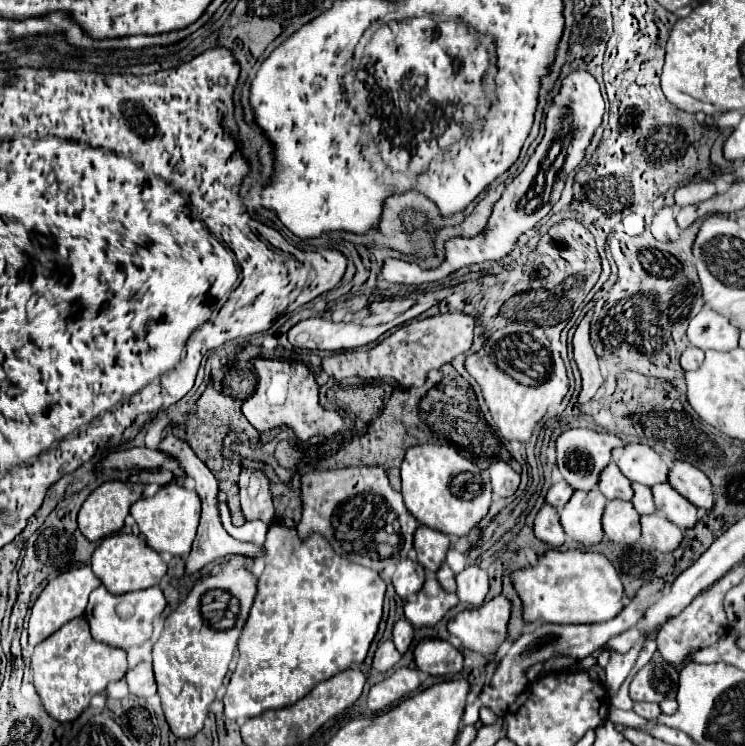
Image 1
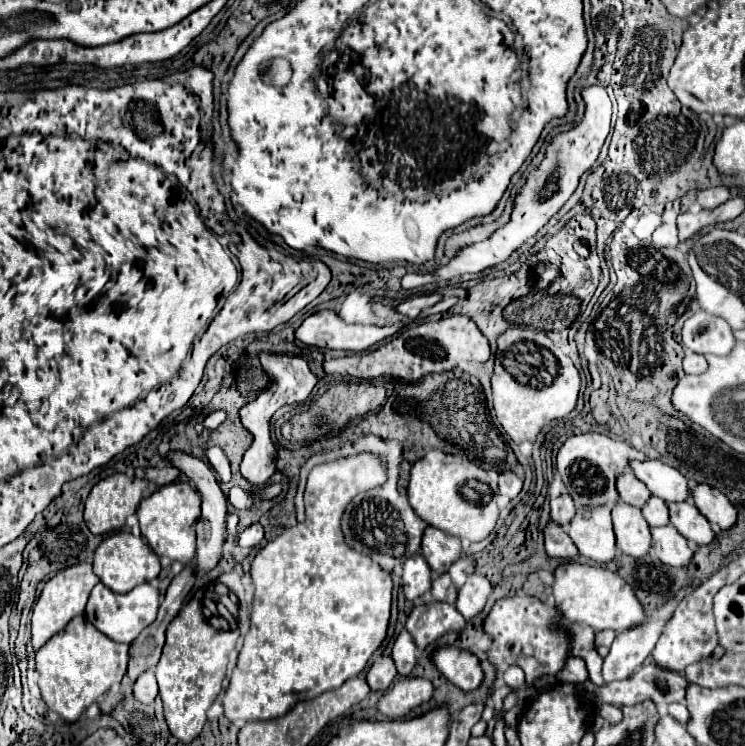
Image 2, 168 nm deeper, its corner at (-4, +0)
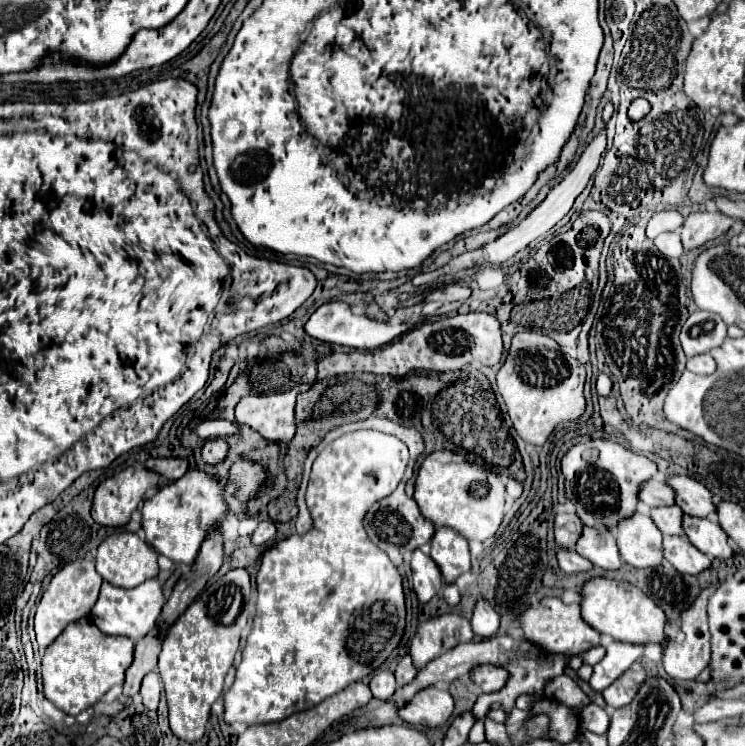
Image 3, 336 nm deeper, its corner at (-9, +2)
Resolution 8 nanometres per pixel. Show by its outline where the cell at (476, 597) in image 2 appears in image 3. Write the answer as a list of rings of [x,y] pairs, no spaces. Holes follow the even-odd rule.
[[[485,598],[475,602],[471,626],[473,626],[473,632],[477,636],[483,636],[483,638],[491,638],[497,632],[497,628],[499,628],[499,614],[493,610],[493,606]]]

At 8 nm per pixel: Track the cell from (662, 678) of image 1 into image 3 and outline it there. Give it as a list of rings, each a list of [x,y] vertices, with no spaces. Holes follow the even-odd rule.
[[[643,668],[639,670],[627,670],[621,674],[609,688],[603,690],[603,698],[609,708],[623,708],[627,706],[635,694],[639,692],[641,684],[647,680],[647,672]]]

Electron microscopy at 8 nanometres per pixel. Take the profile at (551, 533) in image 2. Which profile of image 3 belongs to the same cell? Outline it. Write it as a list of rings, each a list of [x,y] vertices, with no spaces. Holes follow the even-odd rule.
[[[563,548],[557,550],[557,560],[559,560],[559,568],[565,574],[575,574],[575,572],[583,572],[583,570],[591,570],[593,564],[583,558],[581,554],[577,554],[575,548]]]

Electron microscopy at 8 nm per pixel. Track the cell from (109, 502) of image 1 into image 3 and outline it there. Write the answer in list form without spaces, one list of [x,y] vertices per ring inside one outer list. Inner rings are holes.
[[[125,468],[123,472],[105,478],[93,498],[91,516],[101,526],[121,528],[131,520],[147,488],[157,486],[159,476],[147,468]]]

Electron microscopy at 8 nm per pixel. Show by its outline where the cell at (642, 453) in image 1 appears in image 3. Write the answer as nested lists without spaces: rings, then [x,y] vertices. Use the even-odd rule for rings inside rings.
[[[673,474],[667,476],[665,482],[675,492],[675,504],[681,506],[685,514],[691,516],[711,516],[715,512],[715,504],[711,500],[711,492],[691,476]]]

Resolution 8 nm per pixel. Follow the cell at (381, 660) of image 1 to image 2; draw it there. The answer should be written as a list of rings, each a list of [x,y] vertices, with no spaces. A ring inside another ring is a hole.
[[[378,656],[368,670],[368,686],[376,692],[386,692],[396,678],[396,668],[390,656]]]

